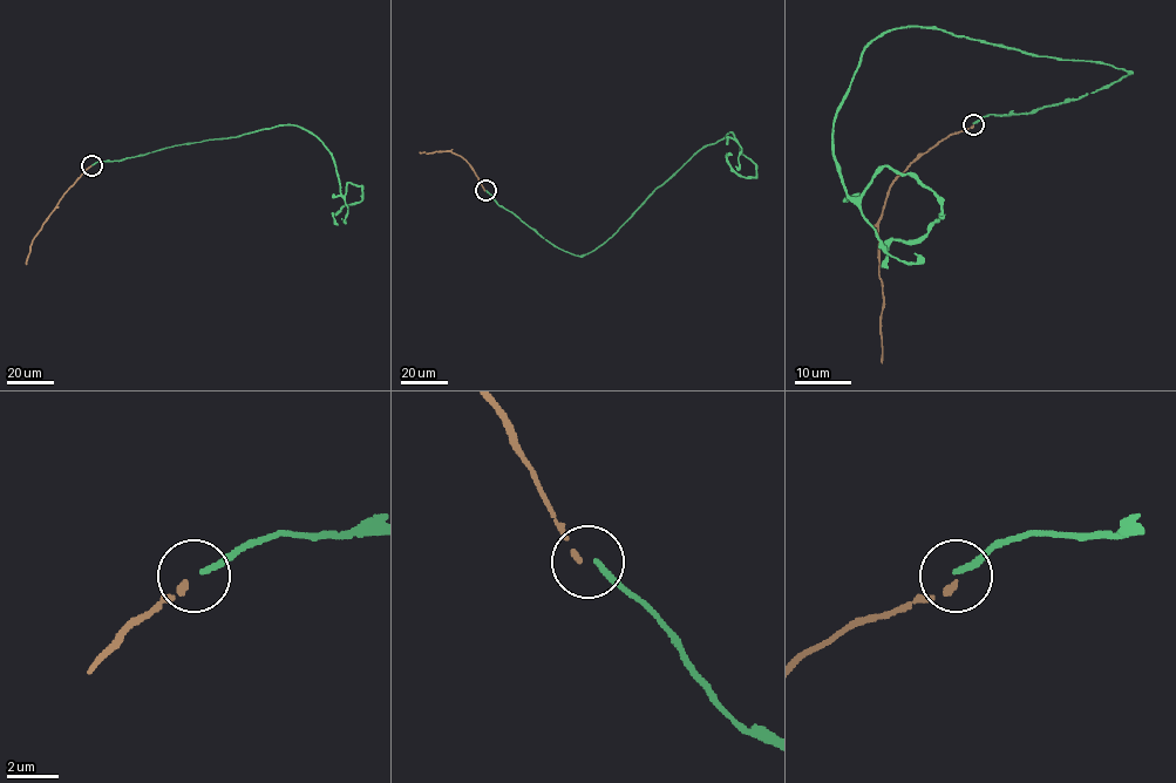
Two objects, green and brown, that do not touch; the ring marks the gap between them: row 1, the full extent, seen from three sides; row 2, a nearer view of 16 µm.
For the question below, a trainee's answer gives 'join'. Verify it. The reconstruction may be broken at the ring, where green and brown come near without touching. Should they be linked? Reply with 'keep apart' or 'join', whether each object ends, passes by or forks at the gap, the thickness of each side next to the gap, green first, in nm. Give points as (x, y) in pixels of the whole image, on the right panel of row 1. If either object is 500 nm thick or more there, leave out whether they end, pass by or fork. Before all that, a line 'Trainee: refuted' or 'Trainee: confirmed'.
Trainee: refuted
keep apart | green ends | brown ends | 220/200 nm

